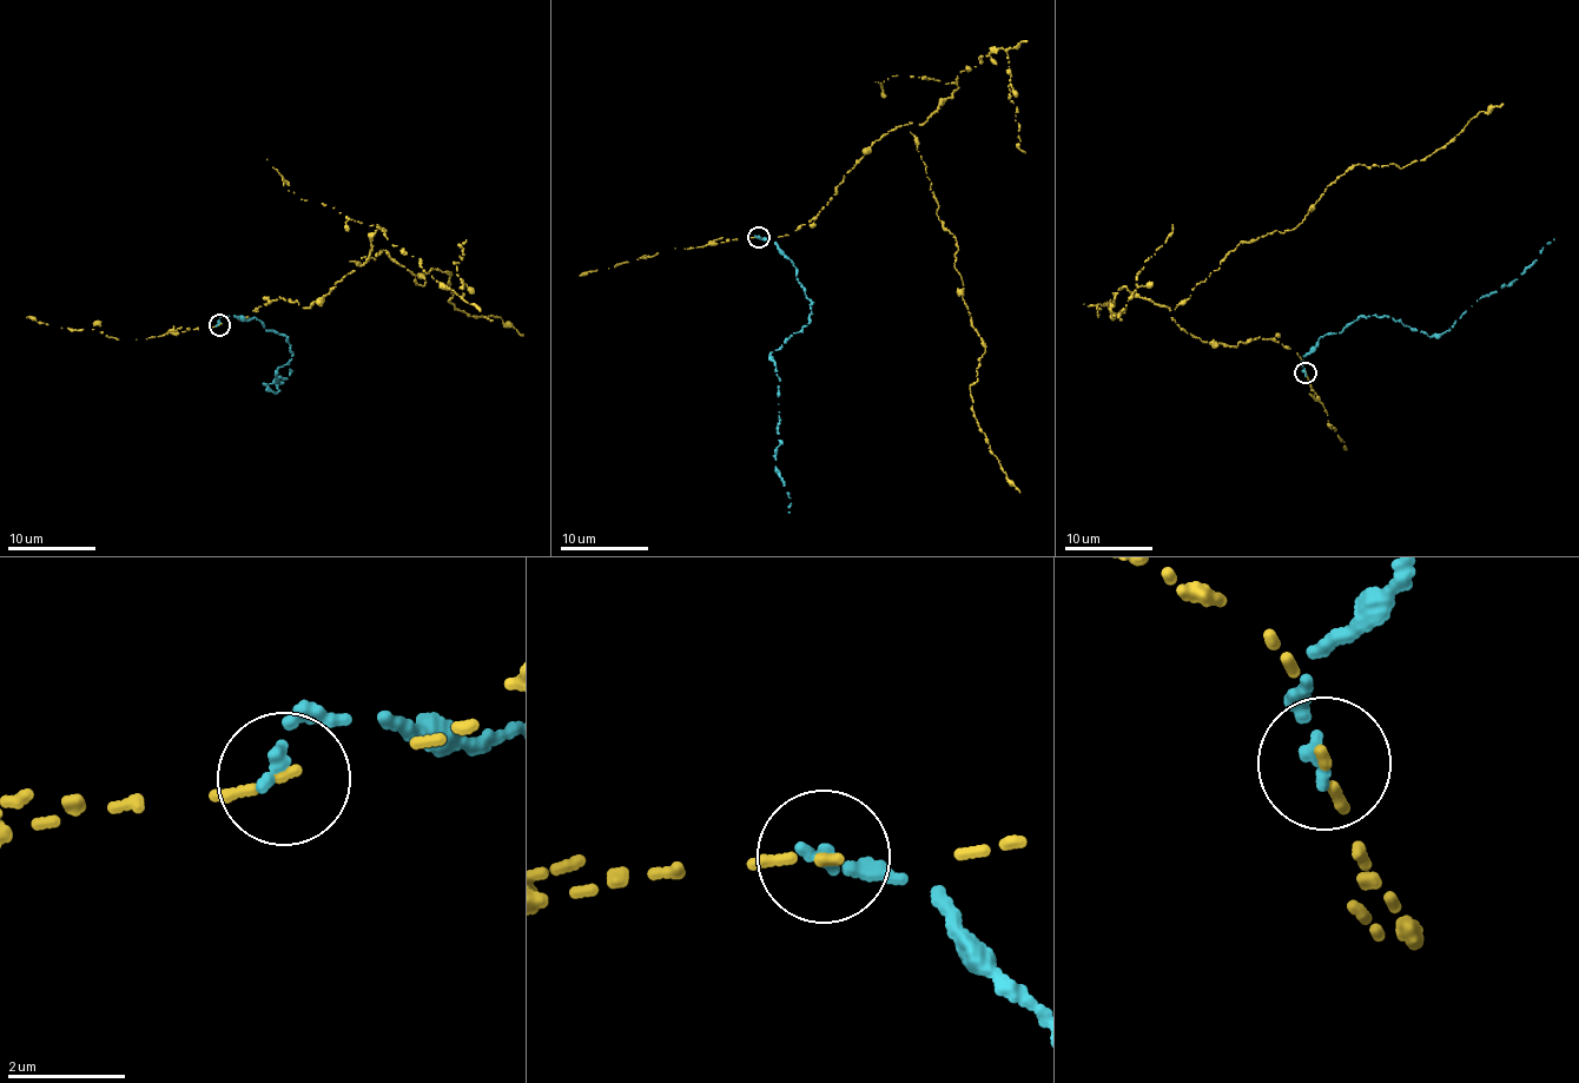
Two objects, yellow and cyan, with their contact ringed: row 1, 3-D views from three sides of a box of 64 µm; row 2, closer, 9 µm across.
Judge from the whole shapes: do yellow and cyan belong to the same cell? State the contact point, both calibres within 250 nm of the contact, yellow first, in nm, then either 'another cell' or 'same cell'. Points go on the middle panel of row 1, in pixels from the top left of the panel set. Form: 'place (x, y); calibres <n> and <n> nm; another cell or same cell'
place (758, 237); calibres 160 and 240 nm; another cell

